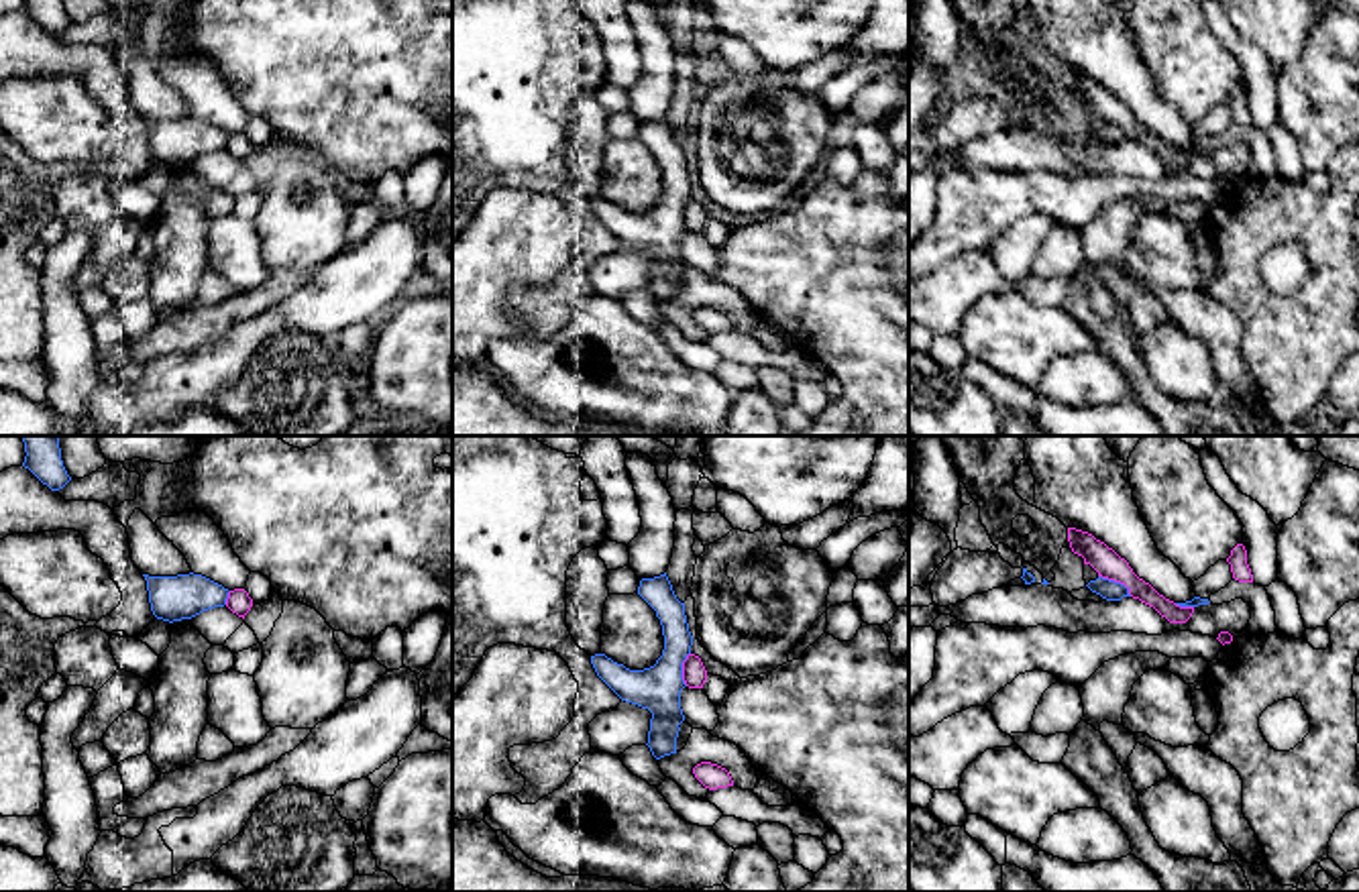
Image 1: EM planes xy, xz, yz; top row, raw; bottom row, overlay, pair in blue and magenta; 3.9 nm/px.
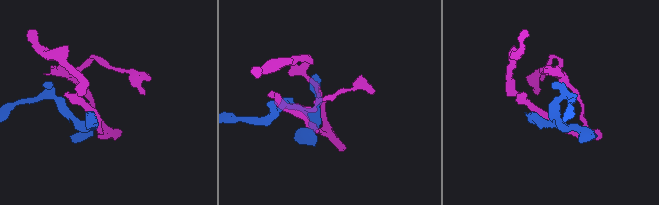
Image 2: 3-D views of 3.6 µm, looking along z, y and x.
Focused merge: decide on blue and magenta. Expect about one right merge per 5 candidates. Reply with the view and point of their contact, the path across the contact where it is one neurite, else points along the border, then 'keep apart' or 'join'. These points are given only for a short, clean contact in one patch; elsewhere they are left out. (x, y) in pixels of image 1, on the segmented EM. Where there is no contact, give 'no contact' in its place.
yz (1117, 583) | keep apart

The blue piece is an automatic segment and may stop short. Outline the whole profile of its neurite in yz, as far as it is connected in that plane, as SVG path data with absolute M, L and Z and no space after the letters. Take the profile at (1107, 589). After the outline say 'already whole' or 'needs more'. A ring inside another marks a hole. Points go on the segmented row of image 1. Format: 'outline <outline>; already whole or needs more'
outline M1098 576L1096 580L1090 580L1086 587L1106 601L1121 601L1123 597L1131 597L1125 584L1102 576Z; already whole

